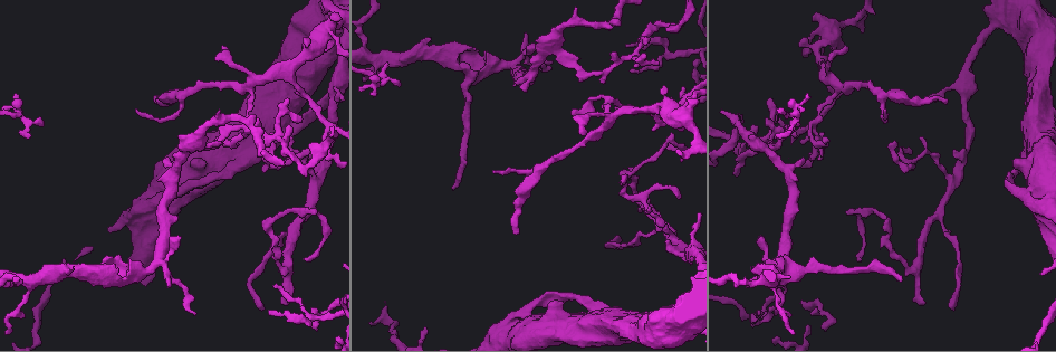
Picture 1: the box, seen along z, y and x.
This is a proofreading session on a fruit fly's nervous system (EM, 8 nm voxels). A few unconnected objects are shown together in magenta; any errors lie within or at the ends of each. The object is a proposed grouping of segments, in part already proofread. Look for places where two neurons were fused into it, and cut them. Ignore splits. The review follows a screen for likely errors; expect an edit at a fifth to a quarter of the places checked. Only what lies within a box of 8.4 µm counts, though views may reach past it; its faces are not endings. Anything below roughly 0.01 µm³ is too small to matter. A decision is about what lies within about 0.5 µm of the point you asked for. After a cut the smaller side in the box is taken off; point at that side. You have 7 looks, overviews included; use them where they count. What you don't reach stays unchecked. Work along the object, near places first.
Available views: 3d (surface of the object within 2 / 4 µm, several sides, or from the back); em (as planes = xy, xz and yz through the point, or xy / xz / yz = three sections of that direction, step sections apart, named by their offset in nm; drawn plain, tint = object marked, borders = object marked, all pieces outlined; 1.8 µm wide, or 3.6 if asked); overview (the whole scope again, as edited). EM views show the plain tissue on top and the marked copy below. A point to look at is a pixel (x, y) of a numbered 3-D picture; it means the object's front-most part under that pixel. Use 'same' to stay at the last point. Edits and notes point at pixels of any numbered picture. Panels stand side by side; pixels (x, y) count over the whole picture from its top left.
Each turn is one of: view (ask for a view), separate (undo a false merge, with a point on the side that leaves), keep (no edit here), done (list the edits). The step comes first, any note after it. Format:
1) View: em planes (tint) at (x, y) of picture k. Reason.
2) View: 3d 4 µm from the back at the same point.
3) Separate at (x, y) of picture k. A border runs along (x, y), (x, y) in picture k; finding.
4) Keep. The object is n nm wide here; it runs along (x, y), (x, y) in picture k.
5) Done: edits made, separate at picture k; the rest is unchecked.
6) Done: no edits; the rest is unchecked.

View: em planes (tint) at (823, 72) of picture 1. Three arms meet.

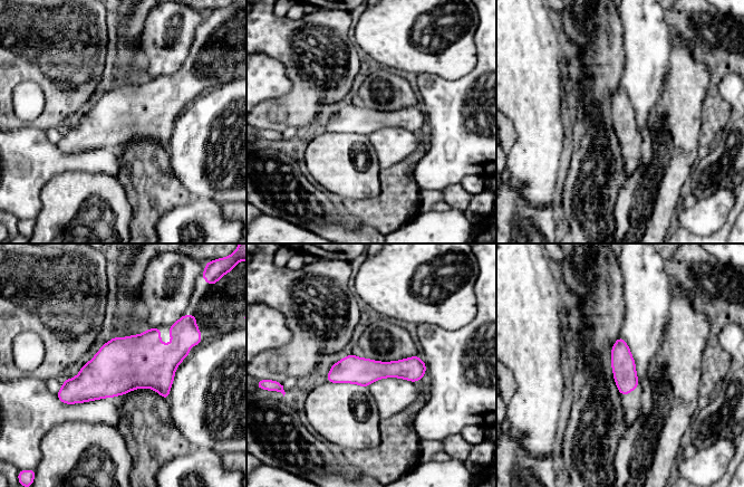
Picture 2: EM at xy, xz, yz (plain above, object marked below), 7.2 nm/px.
Keep. One neuron here.

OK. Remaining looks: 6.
View: 3d 4 µm from the back at (630, 57) of picture 1. Two arms in line, one across.

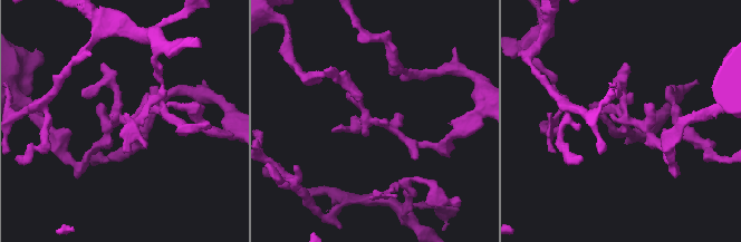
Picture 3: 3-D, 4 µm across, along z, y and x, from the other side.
View: em 3.6 µm yz step 16 (tint) at (374, 121) of picture 3. Now the EM.

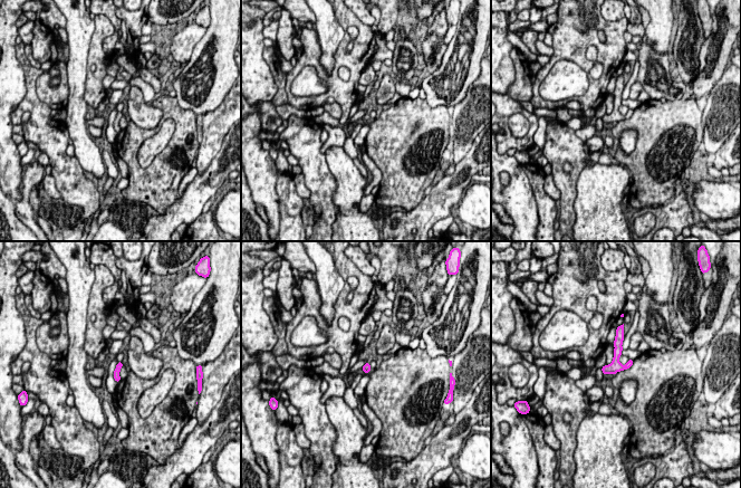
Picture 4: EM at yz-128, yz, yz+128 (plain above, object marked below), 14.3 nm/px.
View: em 3.6 µm planes (borders) at the same point.

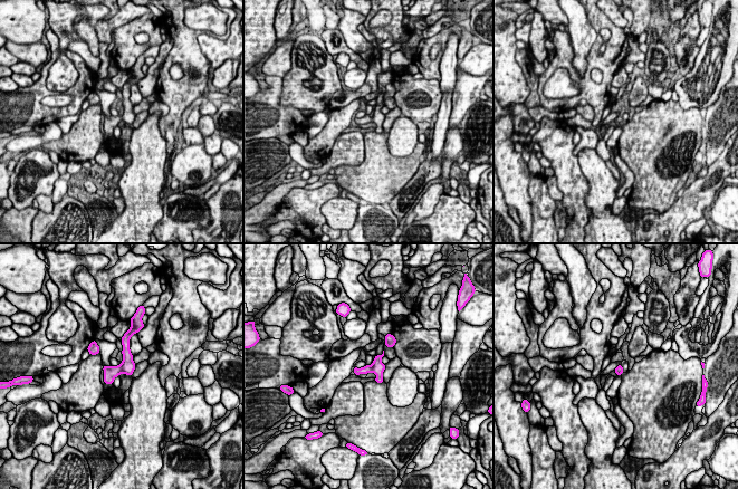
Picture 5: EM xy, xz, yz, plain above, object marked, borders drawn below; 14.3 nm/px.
Keep. It runs along (126, 338), (126, 362), (107, 381) in picture 5; one neuron here.

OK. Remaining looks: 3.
View: 3d 2 µm at (183, 94) of picture 1. A fork.

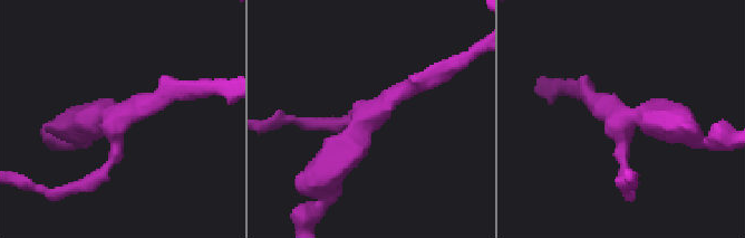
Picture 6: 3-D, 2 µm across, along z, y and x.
View: em xz step 4 (tint) at (366, 123) of picture 6.

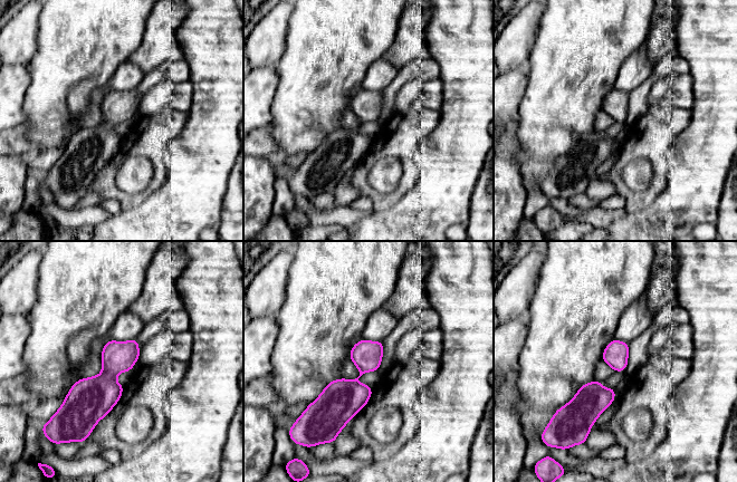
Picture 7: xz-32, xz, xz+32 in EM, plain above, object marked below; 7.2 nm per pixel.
View: em planes (tint) at the same point. Cut it another way.

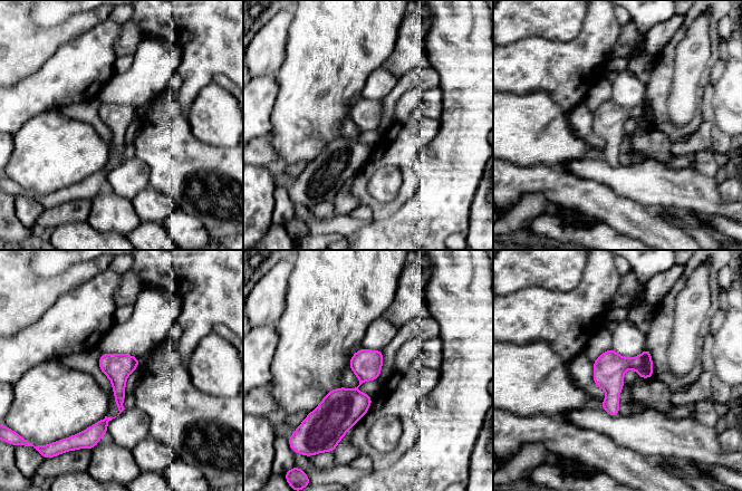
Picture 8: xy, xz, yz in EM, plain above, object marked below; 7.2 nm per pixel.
Keep. It runs along (131, 358), (119, 369), (119, 412), (95, 437) in picture 8; continuous, no second neuron.

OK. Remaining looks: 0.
Done: no edits; the rest is unchecked.

